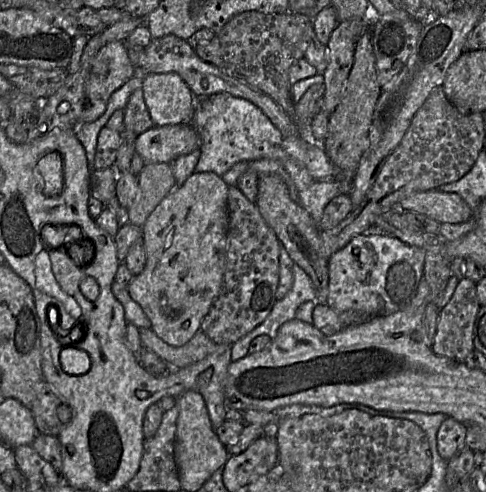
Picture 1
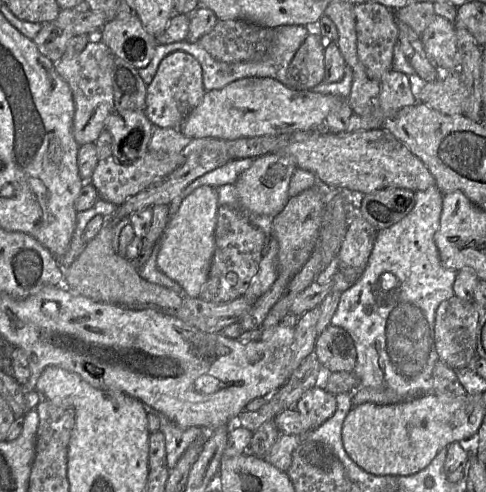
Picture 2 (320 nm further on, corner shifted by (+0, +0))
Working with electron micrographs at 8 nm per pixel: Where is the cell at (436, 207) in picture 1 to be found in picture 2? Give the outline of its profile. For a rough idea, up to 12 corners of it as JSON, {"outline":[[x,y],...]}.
{"outline":[[386,129],[311,131],[281,151],[332,189],[435,185]]}

